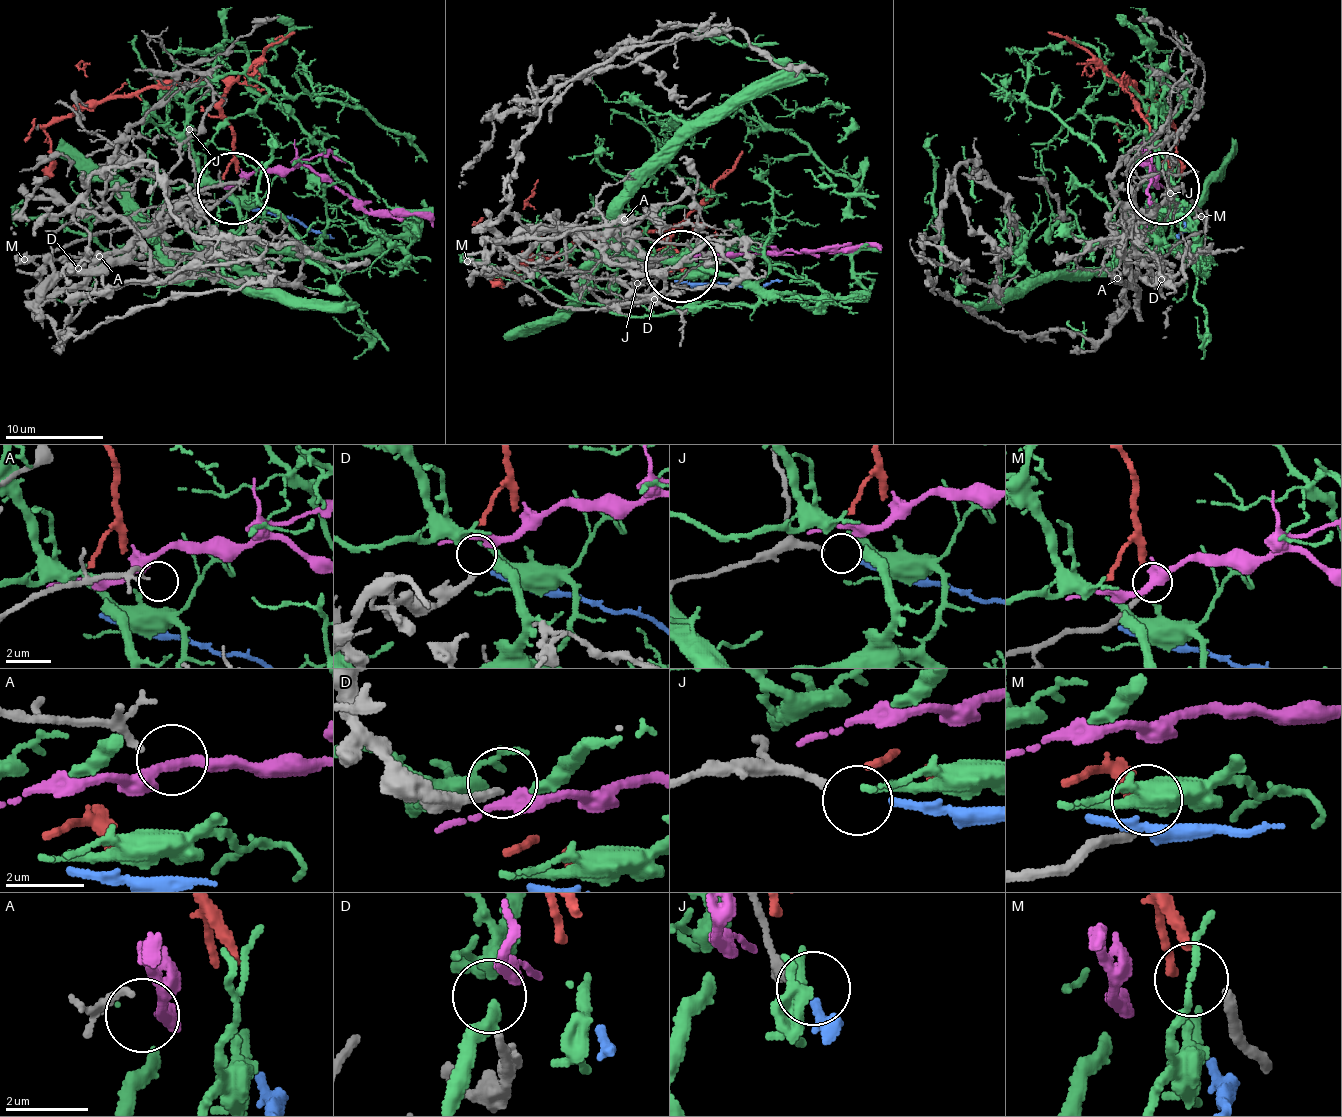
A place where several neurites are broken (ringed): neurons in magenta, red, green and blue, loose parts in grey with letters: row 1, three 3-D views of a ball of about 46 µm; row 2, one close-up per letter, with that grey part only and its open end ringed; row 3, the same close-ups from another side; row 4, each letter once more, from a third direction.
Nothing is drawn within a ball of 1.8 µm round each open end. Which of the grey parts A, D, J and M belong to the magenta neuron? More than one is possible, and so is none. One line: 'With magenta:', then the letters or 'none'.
With magenta: D

